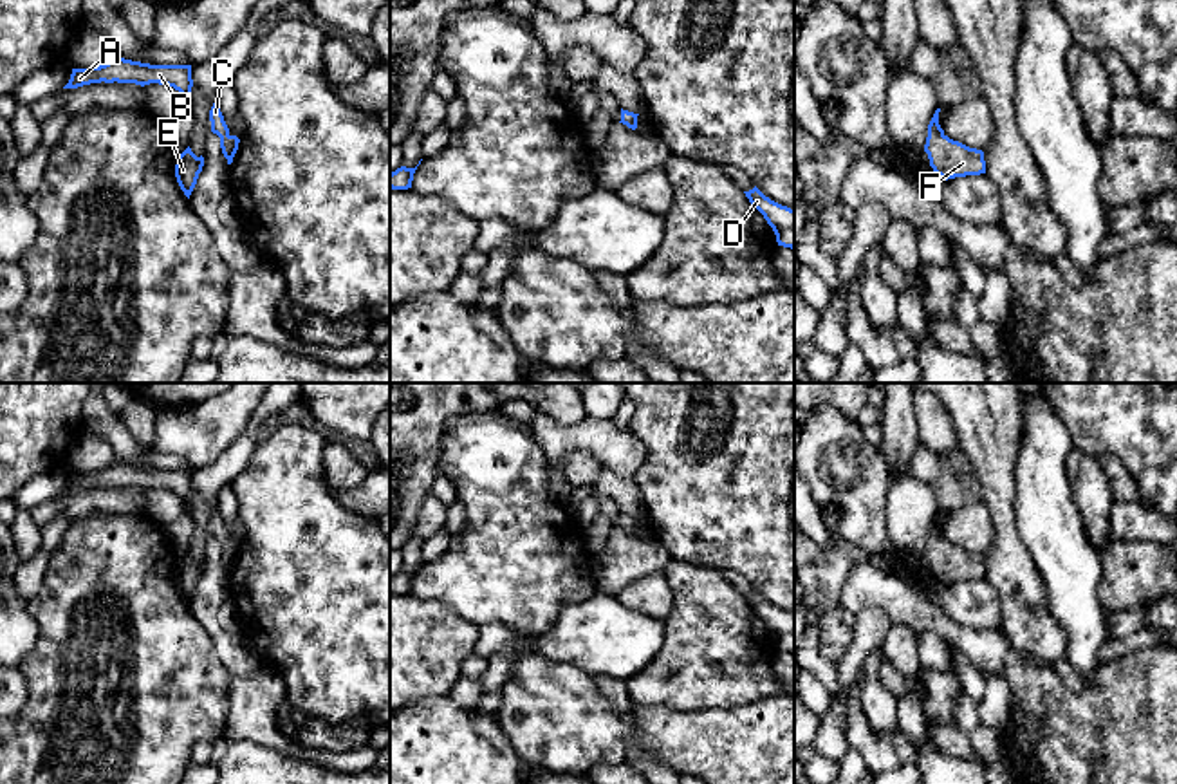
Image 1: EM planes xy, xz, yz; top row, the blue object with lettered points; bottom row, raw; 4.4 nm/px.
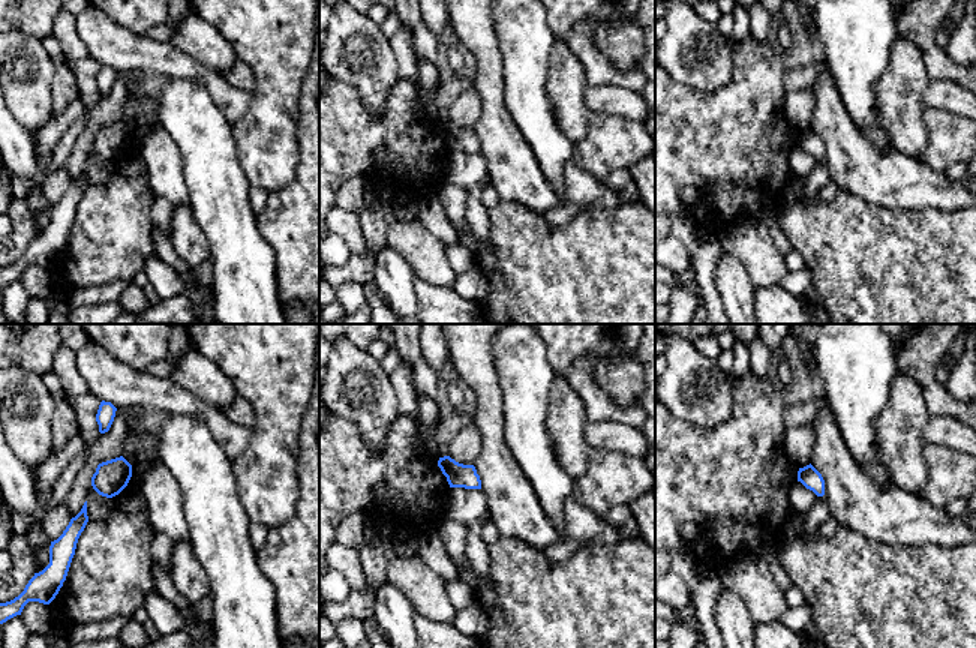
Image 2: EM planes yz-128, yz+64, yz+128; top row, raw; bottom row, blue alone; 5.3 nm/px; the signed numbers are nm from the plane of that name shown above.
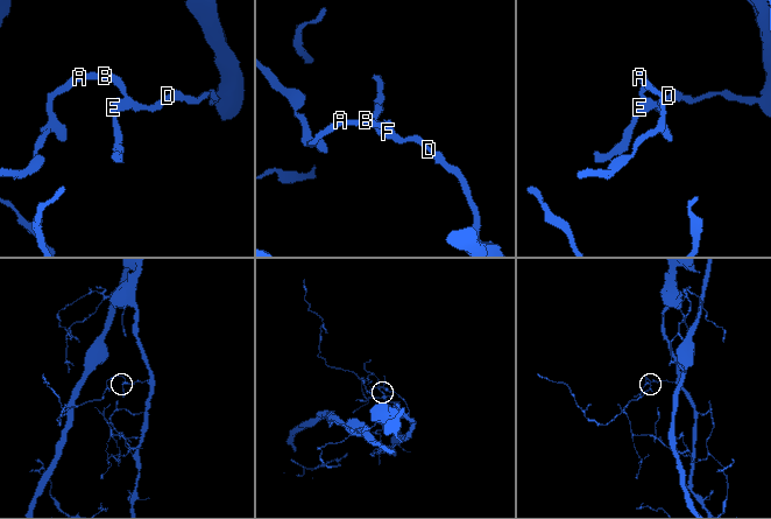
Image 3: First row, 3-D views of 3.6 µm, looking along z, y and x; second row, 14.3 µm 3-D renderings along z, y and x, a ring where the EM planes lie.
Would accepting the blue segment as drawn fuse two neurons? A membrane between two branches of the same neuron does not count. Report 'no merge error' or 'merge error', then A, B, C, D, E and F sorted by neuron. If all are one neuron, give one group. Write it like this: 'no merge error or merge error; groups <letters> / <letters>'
no merge error; groups A B C D E F

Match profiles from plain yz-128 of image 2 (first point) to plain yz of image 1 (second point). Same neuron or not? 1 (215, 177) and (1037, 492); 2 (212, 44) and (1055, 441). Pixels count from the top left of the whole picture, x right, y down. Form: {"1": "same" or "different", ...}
{"1": "same", "2": "different"}

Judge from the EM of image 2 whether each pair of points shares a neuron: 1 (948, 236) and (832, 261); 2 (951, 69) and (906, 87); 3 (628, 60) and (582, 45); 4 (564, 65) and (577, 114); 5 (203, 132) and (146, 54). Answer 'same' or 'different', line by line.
1: same
2: different
3: different
4: same
5: different

